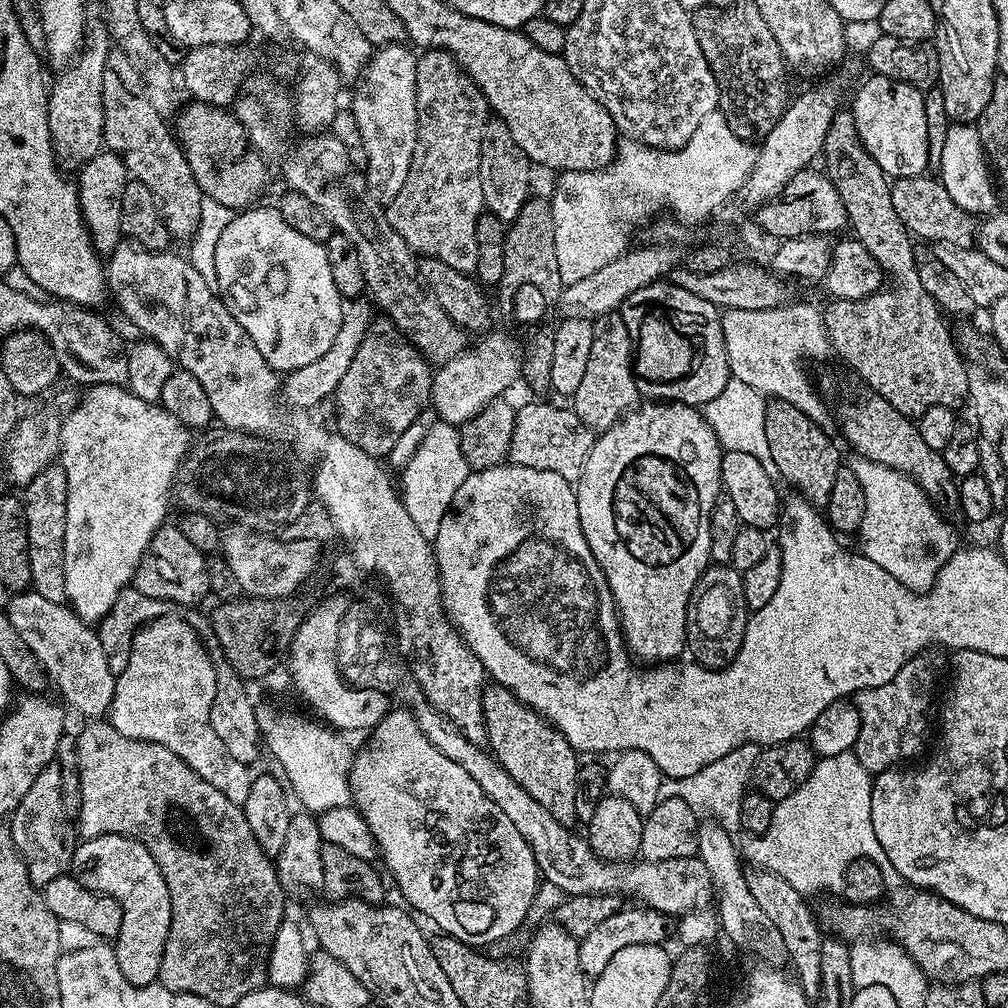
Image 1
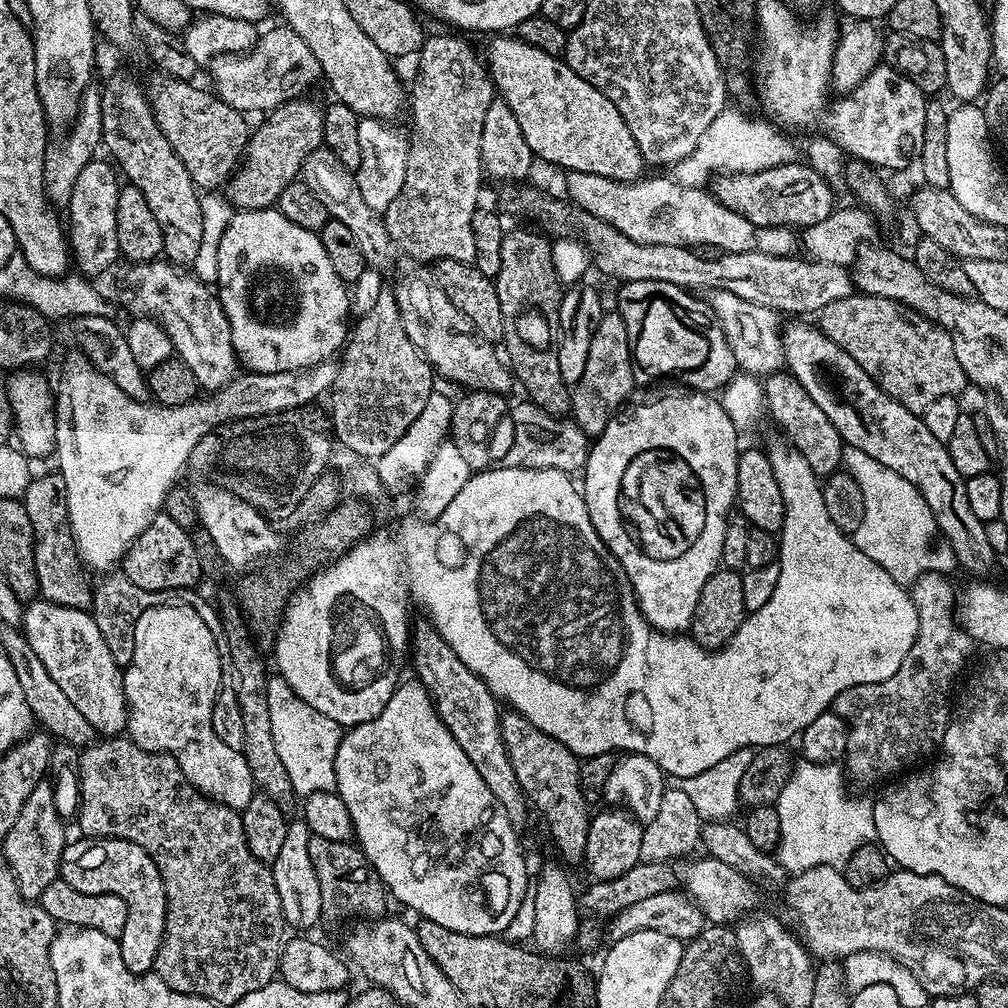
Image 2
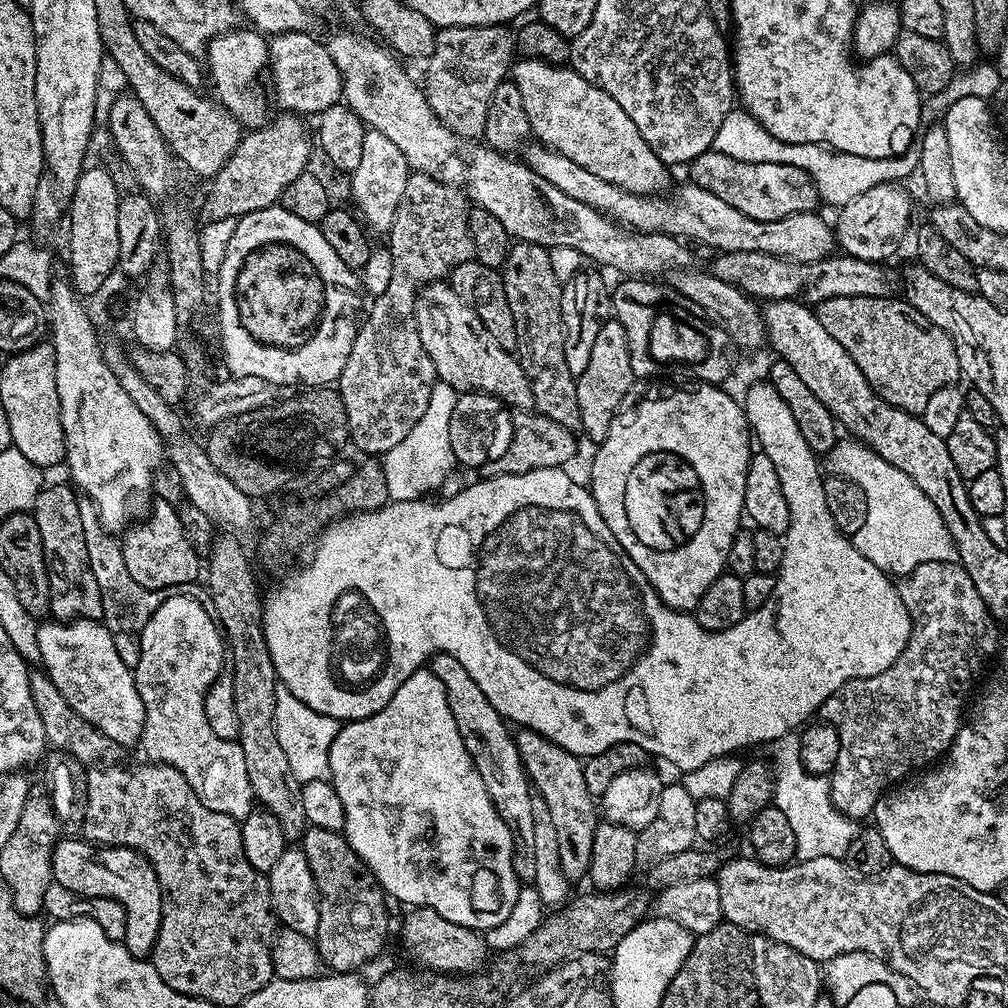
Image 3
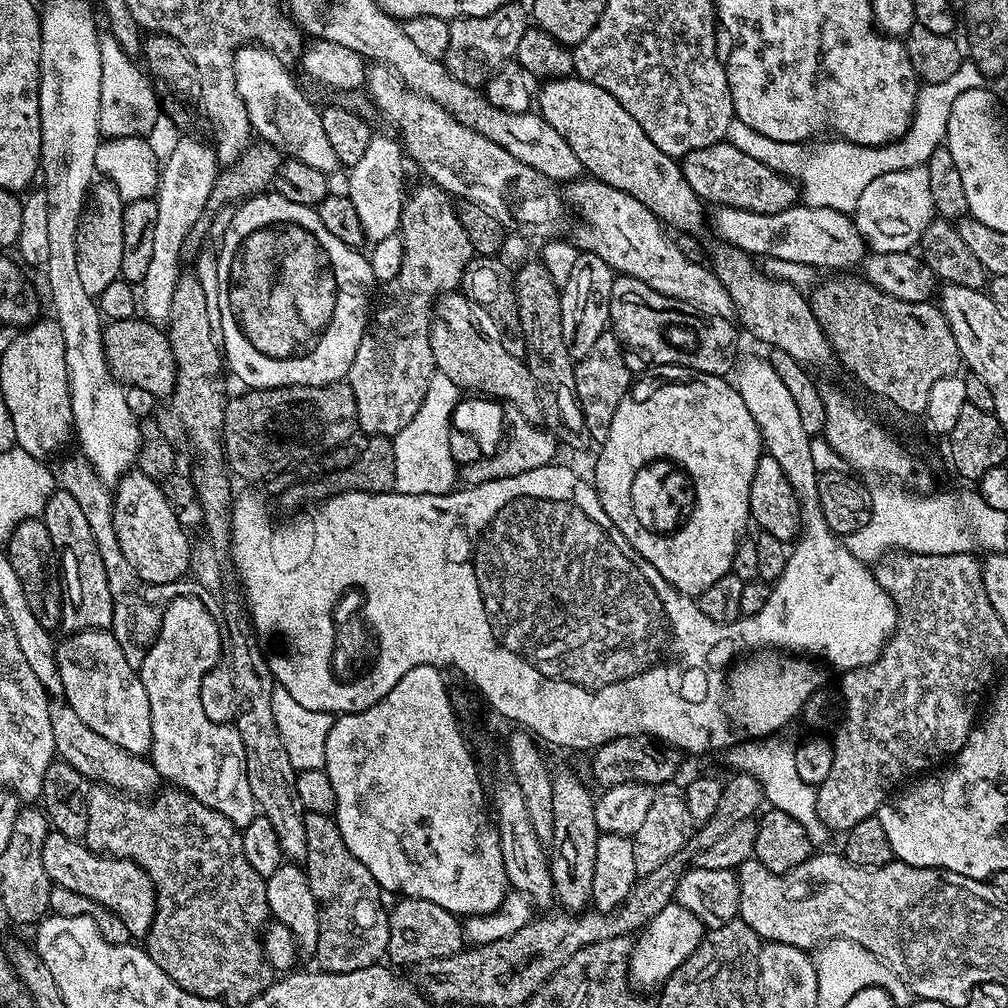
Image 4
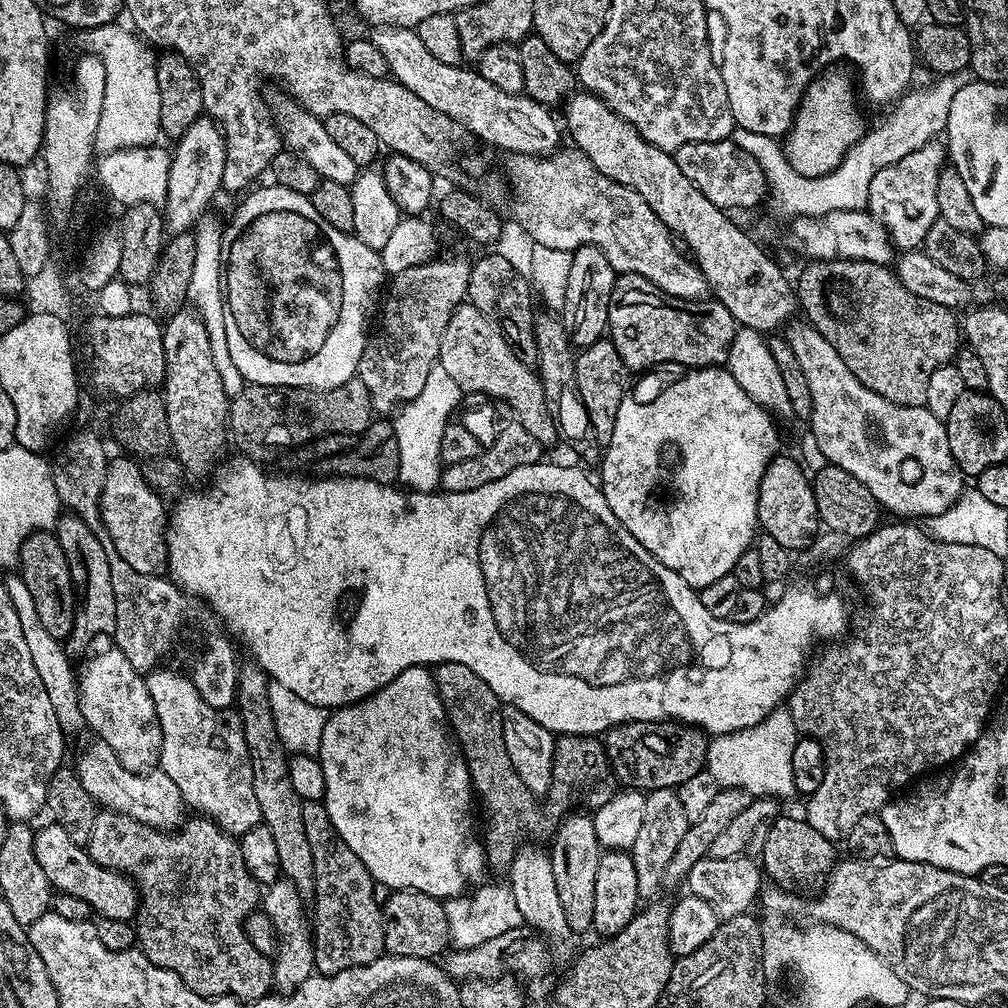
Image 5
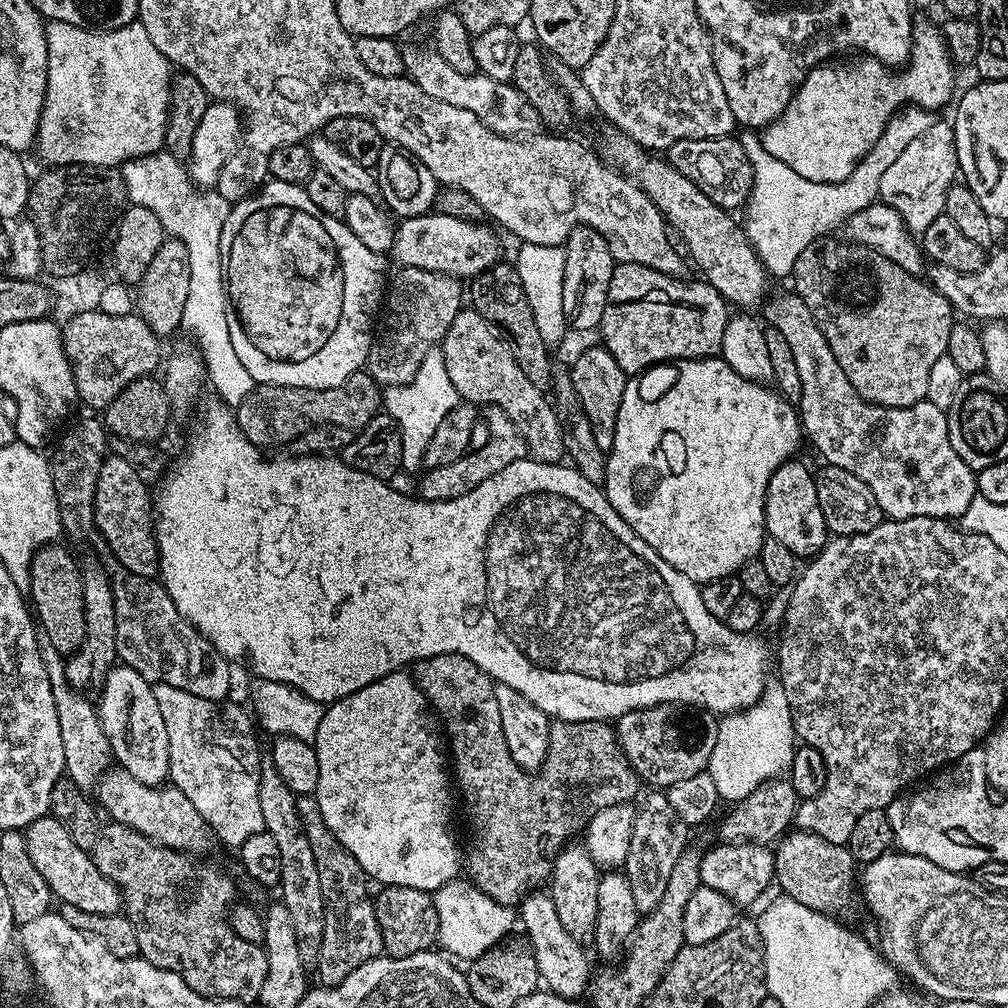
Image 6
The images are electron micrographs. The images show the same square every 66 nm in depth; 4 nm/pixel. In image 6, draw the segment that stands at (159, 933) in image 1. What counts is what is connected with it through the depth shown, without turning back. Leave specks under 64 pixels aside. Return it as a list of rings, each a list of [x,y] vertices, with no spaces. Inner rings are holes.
[[[51,814],[35,820],[23,829],[26,838],[26,850],[30,854],[30,862],[38,869],[38,874],[46,878],[46,886],[60,904],[78,906],[86,914],[117,915],[121,911],[120,890],[115,882],[106,878],[98,866],[94,866],[91,855],[78,846],[74,846],[74,838],[66,834],[66,826],[58,822]]]

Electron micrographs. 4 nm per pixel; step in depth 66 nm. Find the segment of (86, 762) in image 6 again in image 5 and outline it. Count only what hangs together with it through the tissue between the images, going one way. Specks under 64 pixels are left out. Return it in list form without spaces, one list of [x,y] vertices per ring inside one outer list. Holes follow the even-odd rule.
[[[13,574],[12,577],[6,580],[8,586],[8,593],[10,594],[10,602],[14,606],[14,610],[18,614],[18,622],[22,622],[22,638],[26,638],[26,646],[30,649],[30,659],[34,661],[34,670],[38,670],[38,678],[42,678],[42,686],[46,686],[46,694],[50,697],[50,706],[54,706],[54,714],[58,718],[58,722],[60,723],[60,729],[63,730],[65,734],[72,734],[72,732],[76,732],[79,728],[82,728],[84,724],[84,719],[82,718],[82,710],[80,709],[80,693],[78,691],[78,678],[74,673],[74,668],[72,672],[72,664],[73,661],[70,659],[69,653],[66,651],[65,645],[61,643],[59,640],[55,640],[53,635],[49,635],[48,631],[45,631],[45,627],[41,625],[41,619],[38,618],[37,607],[34,606],[33,595],[30,594],[28,589],[26,588],[26,583],[24,583],[23,578],[19,574]]]

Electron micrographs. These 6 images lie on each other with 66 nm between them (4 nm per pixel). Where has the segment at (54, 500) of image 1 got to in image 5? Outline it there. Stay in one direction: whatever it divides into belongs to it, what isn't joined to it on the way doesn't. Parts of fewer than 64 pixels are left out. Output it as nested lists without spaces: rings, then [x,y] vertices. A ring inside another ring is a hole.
[[[71,514],[61,515],[54,533],[62,550],[65,551],[77,598],[76,617],[72,634],[66,640],[66,648],[73,657],[80,655],[83,657],[93,647],[91,644],[99,636],[104,636],[107,632],[109,635],[116,631],[118,606],[114,602],[114,582],[110,582],[110,562],[106,562],[106,550],[102,550],[102,542],[94,538],[90,526],[86,526],[82,518]]]

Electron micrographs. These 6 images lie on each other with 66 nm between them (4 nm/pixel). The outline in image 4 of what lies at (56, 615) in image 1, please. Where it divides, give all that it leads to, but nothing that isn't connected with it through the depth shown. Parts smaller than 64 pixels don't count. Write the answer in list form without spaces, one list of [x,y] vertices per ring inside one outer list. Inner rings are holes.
[[[93,630],[63,638],[56,645],[63,699],[94,734],[110,738],[114,746],[122,746],[130,754],[147,757],[152,750],[150,698],[146,698],[146,686],[142,686],[139,671],[126,662],[126,654],[122,654],[115,634],[110,630]]]

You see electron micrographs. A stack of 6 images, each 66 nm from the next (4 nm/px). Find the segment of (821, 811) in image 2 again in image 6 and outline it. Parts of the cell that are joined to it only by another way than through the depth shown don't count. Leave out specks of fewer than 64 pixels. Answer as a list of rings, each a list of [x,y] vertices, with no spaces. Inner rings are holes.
[[[779,682],[769,683],[754,706],[731,712],[720,720],[718,742],[714,742],[714,754],[710,754],[707,771],[717,786],[719,799],[740,801],[762,782],[783,777],[791,769],[797,744],[786,690]]]

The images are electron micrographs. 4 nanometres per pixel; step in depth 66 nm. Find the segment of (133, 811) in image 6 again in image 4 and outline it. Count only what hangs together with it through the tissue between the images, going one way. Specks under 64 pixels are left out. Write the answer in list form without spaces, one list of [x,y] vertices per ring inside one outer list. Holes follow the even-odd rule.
[[[56,698],[49,703],[50,730],[54,730],[54,746],[56,756],[65,760],[78,774],[82,774],[89,782],[99,782],[101,785],[117,789],[125,794],[135,794],[144,798],[155,793],[161,787],[162,777],[153,766],[151,759],[135,756],[122,746],[114,746],[110,738],[102,738],[102,734],[94,734],[78,714],[63,699]]]

